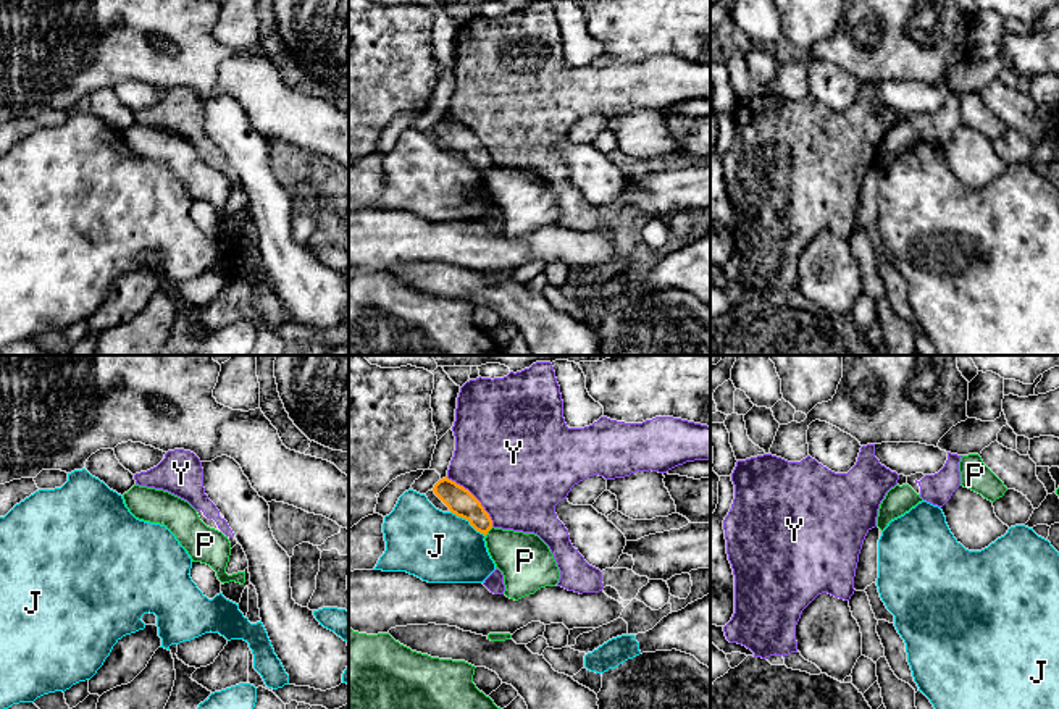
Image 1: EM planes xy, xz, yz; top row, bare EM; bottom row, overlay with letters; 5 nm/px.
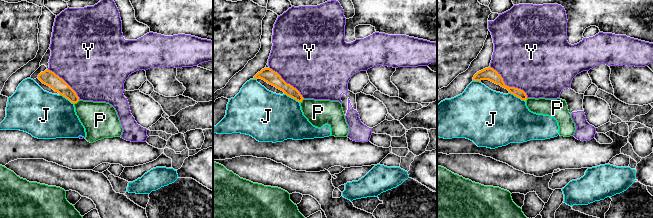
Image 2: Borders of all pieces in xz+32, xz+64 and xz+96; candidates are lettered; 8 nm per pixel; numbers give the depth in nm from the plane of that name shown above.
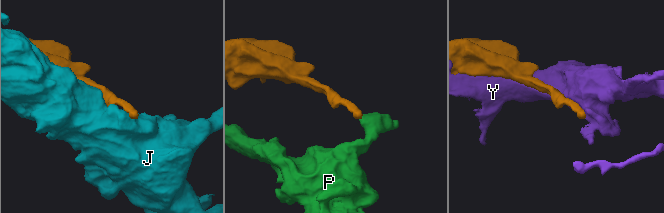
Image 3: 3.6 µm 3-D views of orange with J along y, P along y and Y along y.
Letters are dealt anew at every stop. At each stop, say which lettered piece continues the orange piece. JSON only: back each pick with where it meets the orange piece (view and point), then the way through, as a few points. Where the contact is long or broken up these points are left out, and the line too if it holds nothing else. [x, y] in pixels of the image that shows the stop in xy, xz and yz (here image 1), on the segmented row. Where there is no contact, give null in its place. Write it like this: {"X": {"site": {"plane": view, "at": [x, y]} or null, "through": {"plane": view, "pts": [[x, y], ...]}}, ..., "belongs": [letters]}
{"belongs": []}

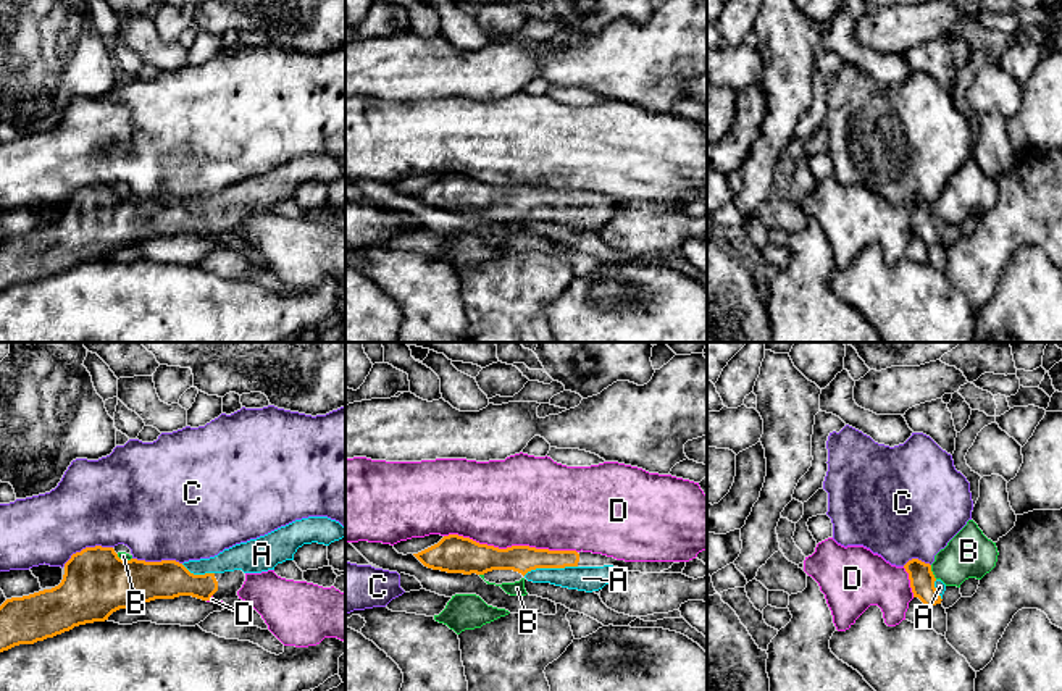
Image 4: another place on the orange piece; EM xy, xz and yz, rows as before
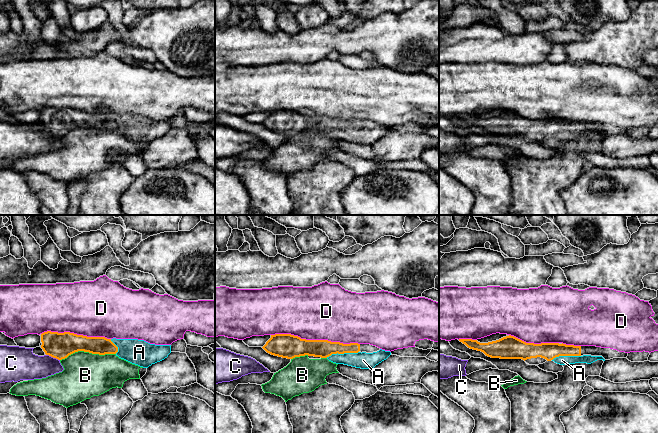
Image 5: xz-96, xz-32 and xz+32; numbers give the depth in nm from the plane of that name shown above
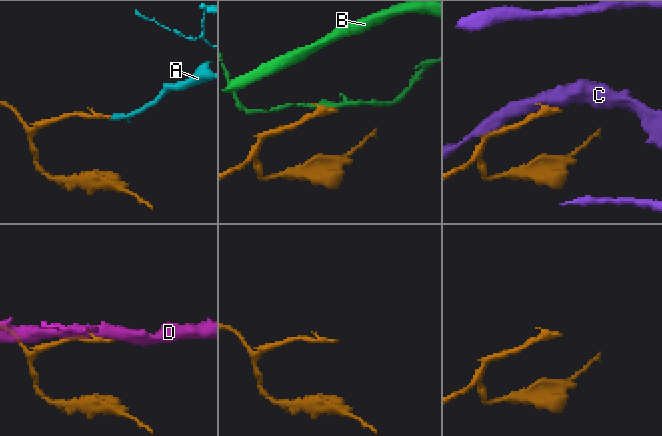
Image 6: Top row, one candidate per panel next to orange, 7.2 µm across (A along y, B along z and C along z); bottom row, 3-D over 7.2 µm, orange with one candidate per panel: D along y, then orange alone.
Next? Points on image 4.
{"A": {"site": {"plane": "xz", "at": [549, 567]}, "through": {"plane": "xz", "pts": [[522, 559], [549, 567], [583, 578]]}}, "belongs": ["A"]}

